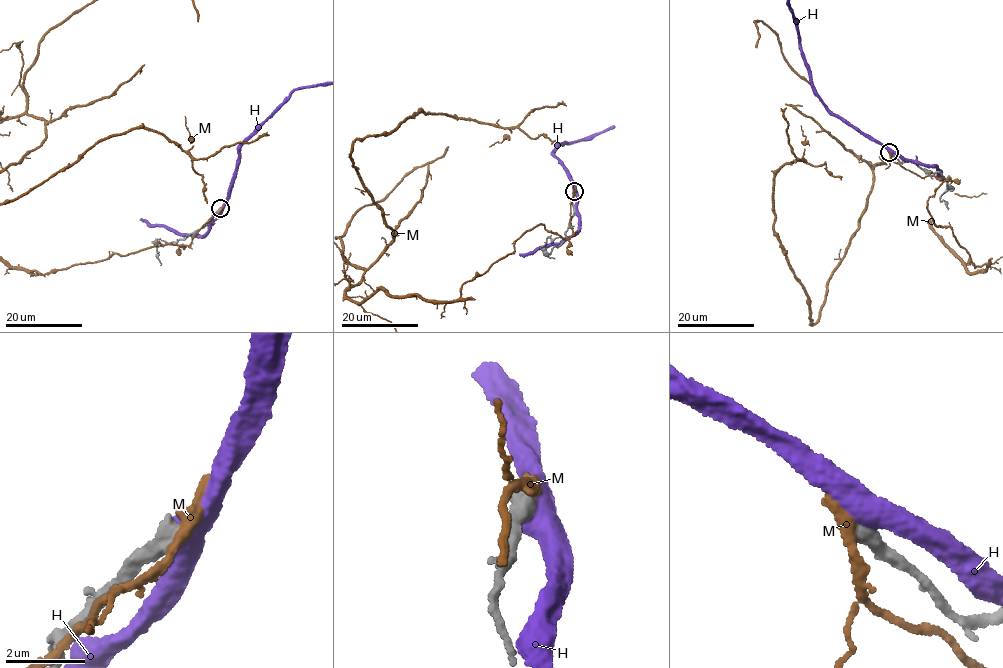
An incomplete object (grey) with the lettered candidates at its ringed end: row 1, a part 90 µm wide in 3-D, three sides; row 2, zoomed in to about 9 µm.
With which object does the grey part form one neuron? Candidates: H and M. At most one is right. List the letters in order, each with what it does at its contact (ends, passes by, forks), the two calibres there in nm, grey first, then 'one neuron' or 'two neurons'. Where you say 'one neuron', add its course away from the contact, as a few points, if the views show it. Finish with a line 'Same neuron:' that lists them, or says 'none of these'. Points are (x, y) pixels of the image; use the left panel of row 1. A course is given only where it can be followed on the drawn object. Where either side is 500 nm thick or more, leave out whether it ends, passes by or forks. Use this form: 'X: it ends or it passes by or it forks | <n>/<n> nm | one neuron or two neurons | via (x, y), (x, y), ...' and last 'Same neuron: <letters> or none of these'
H: 500/550 nm | two neurons
M: it passes by | 480/320 nm | two neurons
Same neuron: none of these

